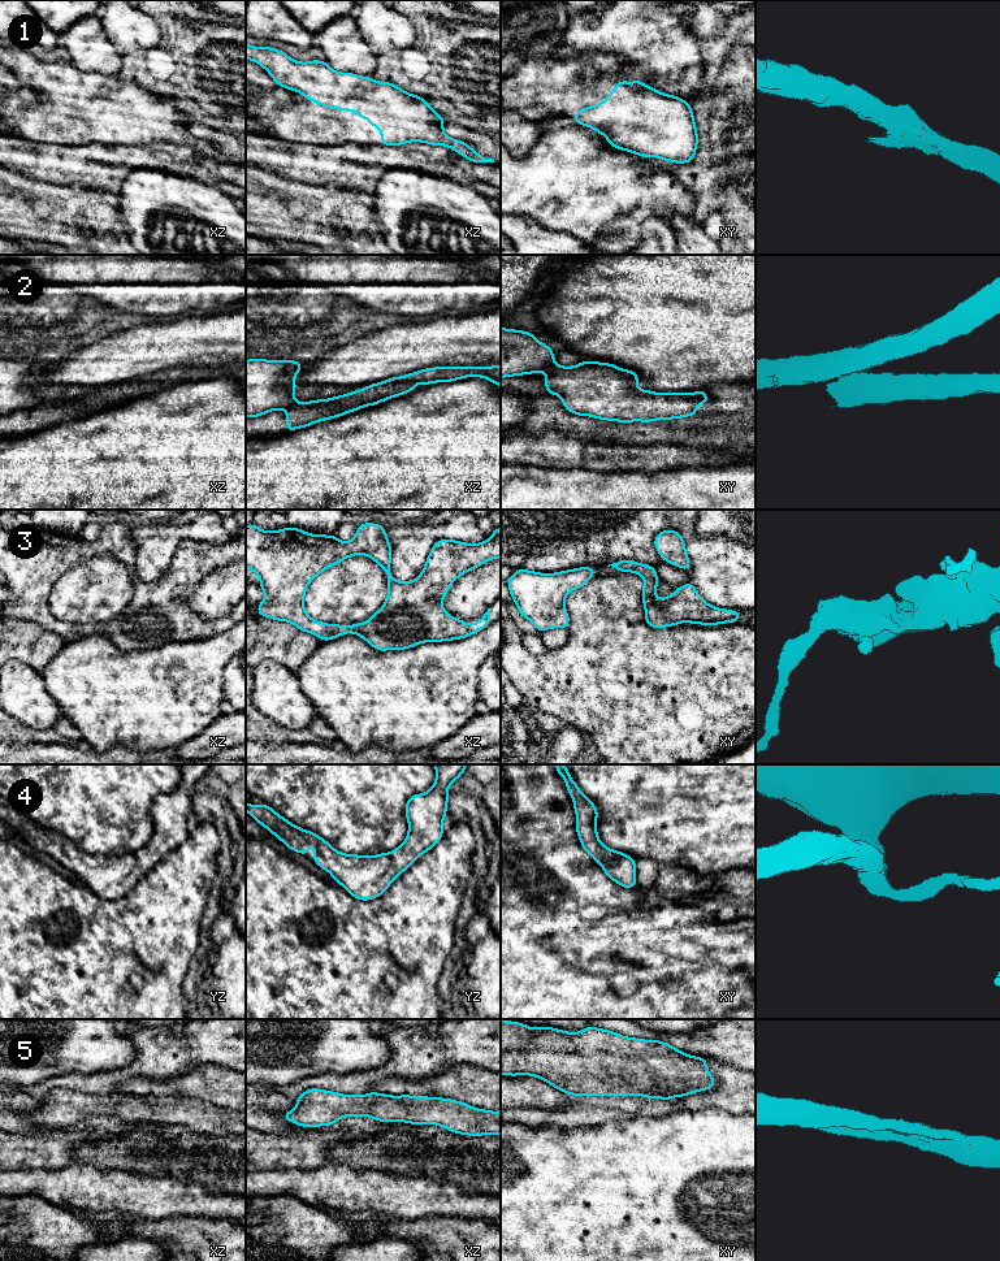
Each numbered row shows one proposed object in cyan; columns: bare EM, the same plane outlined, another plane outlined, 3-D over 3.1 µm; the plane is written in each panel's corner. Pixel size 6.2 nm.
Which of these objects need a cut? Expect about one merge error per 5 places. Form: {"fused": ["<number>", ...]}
{"fused": ["2"]}

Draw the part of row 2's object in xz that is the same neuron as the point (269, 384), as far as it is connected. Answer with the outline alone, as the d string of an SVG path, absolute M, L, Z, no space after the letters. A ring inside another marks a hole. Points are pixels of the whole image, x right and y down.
M246 360L246 417L296 406L294 378L303 363L295 360Z

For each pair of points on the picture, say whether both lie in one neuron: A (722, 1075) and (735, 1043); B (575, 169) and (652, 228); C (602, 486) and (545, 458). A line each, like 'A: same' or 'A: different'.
A: different
B: different
C: different

